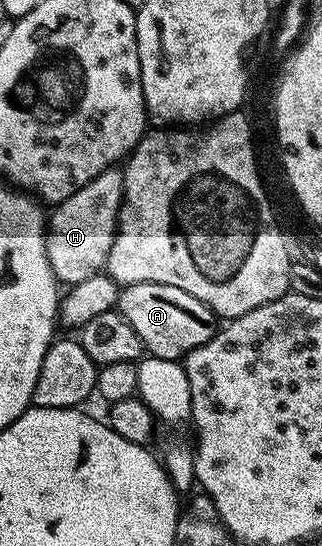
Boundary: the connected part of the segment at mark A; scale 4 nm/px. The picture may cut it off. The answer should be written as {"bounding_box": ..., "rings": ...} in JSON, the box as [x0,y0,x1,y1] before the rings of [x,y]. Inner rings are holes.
{"bounding_box":[115,284,218,360],"rings":[[[131,284],[124,287],[117,295],[115,307],[118,314],[135,328],[142,347],[152,357],[171,360],[184,359],[195,348],[207,344],[218,332],[217,314],[203,300],[195,300],[191,292],[183,292],[183,288],[171,288],[171,284]]]}

